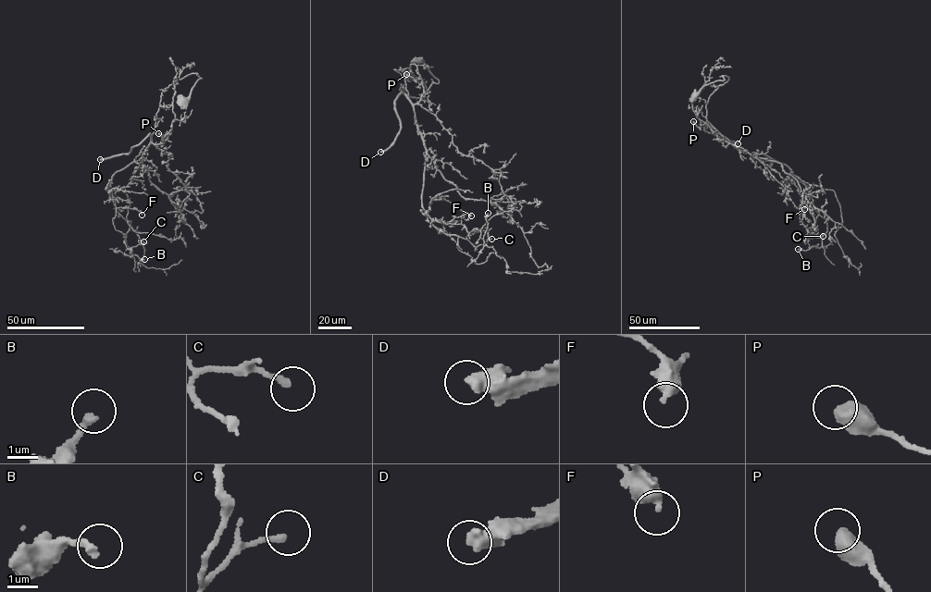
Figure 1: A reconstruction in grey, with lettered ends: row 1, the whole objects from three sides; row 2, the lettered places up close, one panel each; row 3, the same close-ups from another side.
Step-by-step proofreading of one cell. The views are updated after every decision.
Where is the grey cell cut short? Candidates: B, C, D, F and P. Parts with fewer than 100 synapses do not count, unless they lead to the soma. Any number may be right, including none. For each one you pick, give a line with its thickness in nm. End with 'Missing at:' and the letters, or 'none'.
D: Thickness 550 nm
Missing at: D

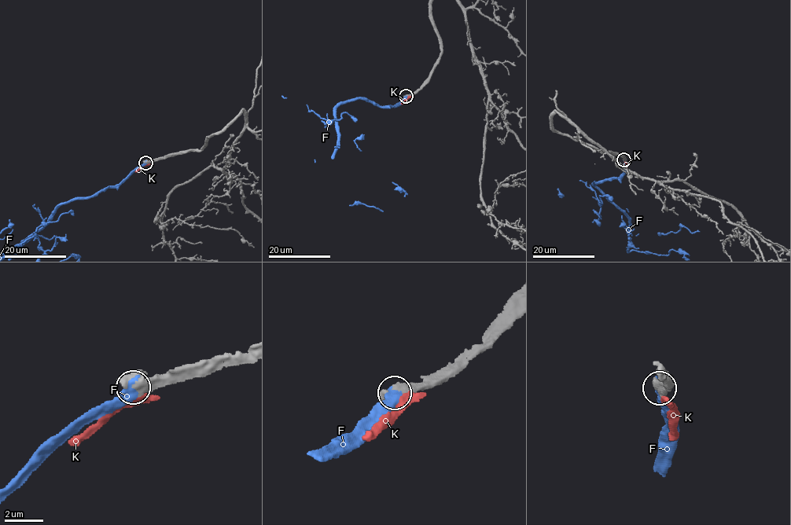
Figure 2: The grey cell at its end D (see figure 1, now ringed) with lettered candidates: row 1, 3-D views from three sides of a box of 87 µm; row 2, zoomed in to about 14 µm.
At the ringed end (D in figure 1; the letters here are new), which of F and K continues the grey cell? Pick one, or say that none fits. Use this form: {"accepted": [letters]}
{"accepted": ["F"]}

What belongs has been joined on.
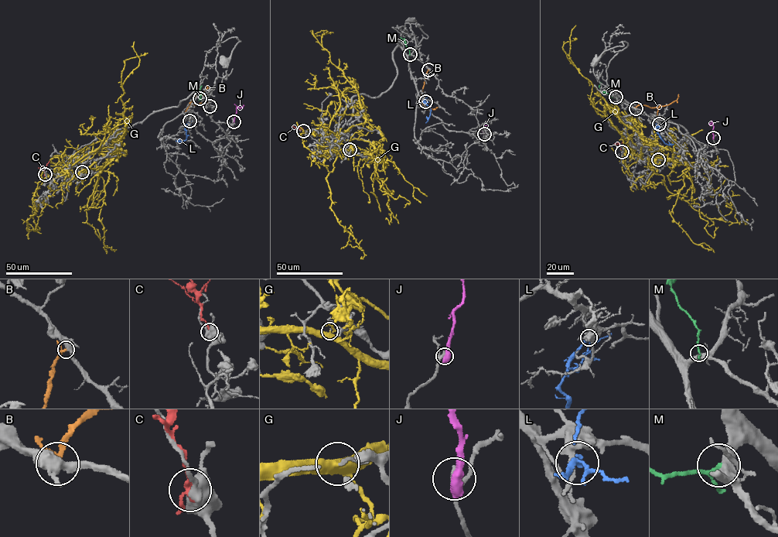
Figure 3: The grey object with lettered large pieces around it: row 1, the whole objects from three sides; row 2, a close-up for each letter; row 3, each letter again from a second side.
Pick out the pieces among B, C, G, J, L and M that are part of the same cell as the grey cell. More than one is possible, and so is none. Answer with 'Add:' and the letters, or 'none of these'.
Add: none of these

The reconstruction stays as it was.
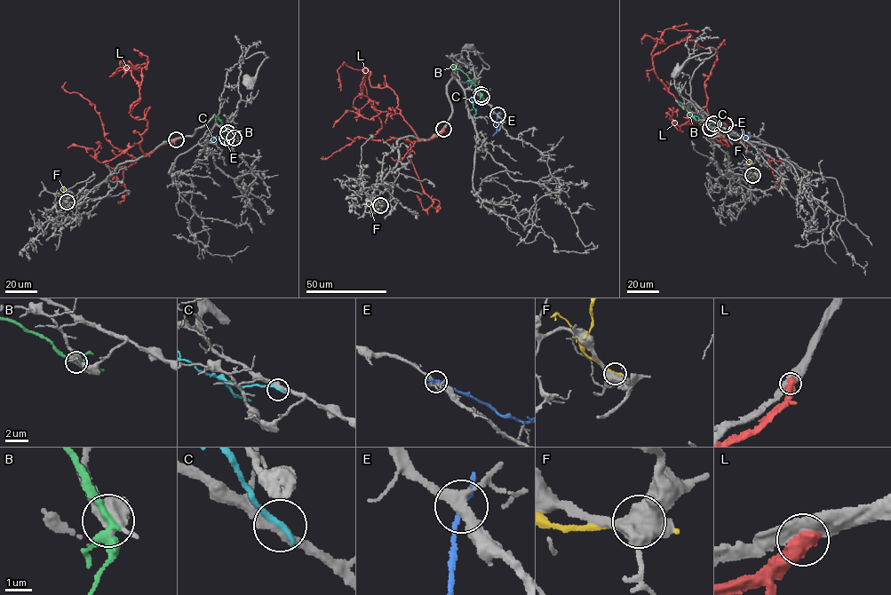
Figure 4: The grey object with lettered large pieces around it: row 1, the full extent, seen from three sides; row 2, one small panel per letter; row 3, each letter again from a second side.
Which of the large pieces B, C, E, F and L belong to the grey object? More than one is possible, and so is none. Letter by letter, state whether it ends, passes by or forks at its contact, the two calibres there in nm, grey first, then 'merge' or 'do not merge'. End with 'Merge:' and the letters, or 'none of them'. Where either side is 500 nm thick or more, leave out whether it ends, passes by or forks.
B: it forks there; 480 nm thick on the grey side, 280 nm on the other; do not merge
C: it ends there; 360 nm thick on the grey side, 280 nm on the other; do not merge
E: it passes by; 280 nm thick on the grey side, 170 nm on the other; do not merge
F: 550 nm thick on the grey side, 160 nm on the other; do not merge
L: 550 nm thick on the grey side, 650 nm on the other; do not merge
Merge: none of them

